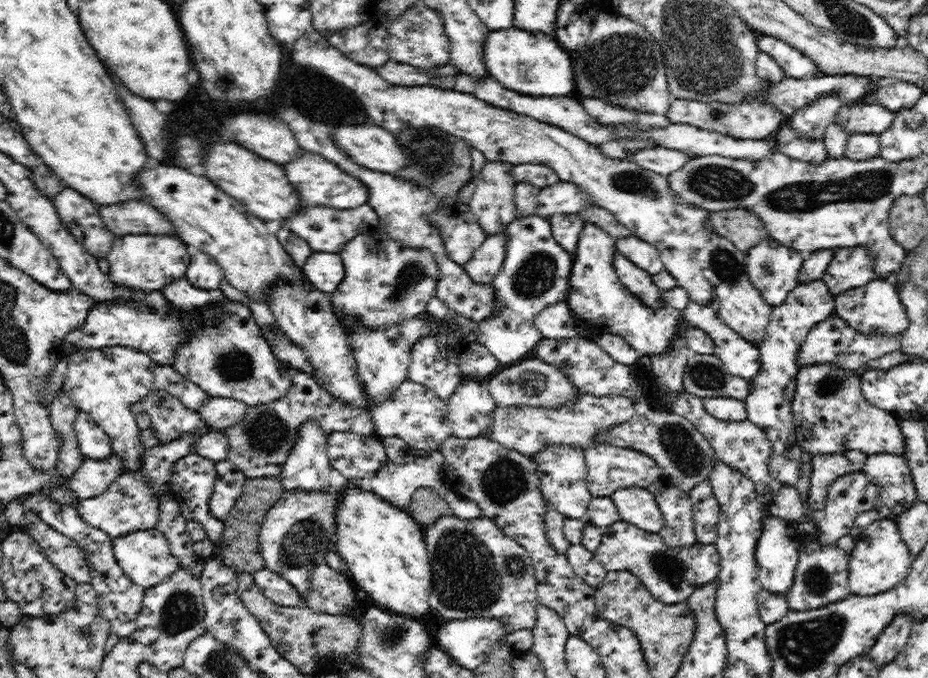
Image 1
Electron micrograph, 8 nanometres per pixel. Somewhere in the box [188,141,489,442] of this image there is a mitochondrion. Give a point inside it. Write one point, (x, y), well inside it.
(233, 364)

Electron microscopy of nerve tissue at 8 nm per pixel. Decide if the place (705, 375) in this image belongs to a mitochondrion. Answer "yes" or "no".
yes

